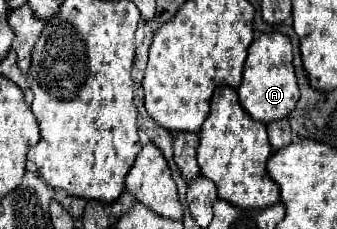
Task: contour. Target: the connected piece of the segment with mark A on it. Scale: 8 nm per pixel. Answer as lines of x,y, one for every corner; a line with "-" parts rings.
265,33
253,41
245,61
243,81
237,93
239,93
241,107
251,115
251,119
257,119
267,125
271,121
289,117
289,113
295,109
295,103
299,99
299,87
293,69
293,51
291,51
289,37
285,37
283,33

